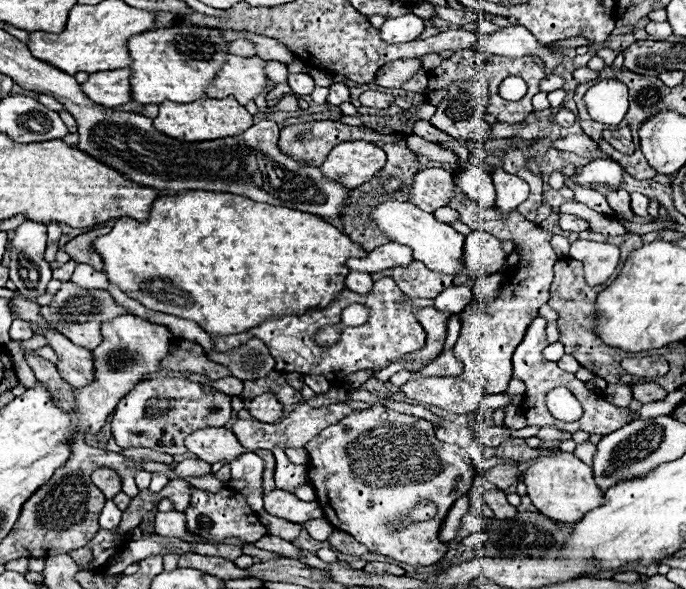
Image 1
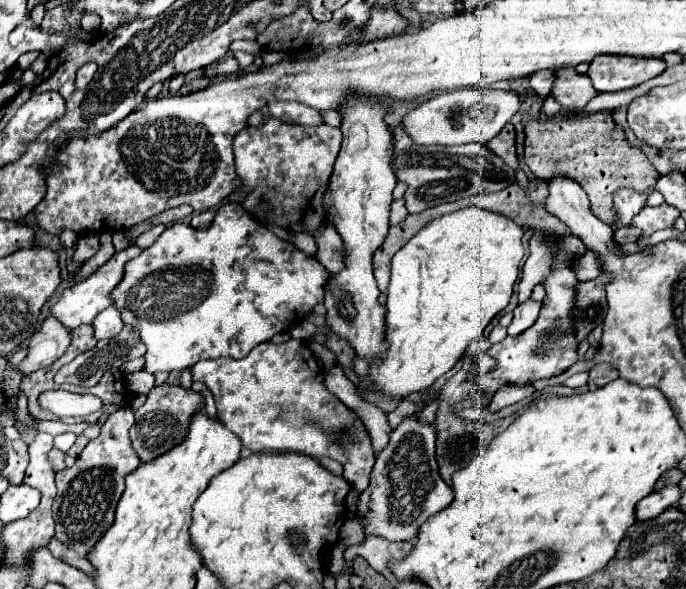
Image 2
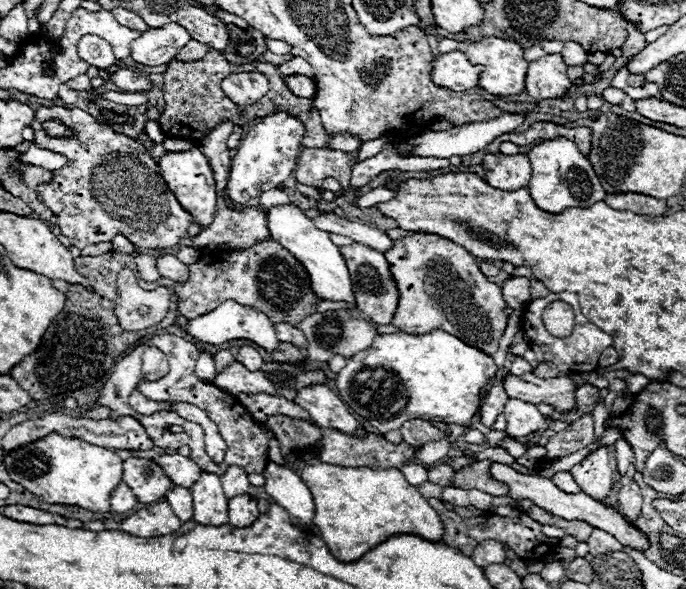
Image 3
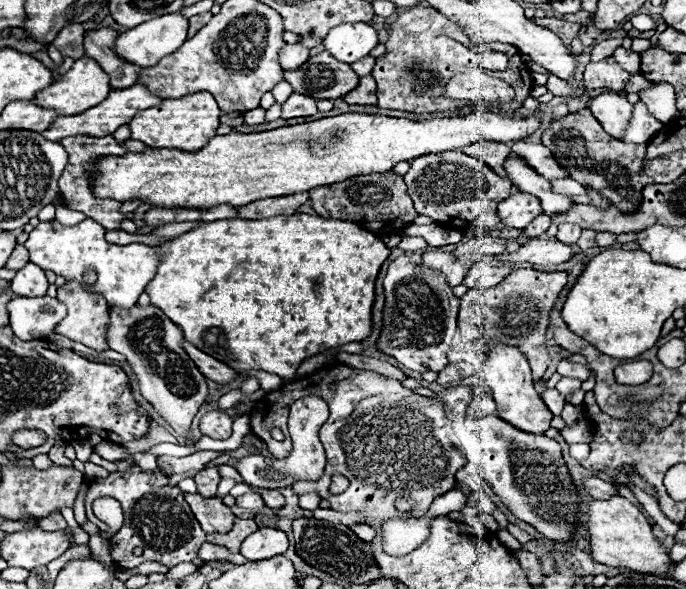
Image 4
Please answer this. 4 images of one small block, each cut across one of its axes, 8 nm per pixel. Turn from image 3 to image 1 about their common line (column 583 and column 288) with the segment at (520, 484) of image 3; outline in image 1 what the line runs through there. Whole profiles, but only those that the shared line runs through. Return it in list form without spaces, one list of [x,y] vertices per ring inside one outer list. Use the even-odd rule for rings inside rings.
[[[278,488],[264,494],[264,510],[272,516],[278,516],[278,518],[284,518],[284,520],[296,522],[296,524],[304,524],[306,520],[324,516],[324,512],[316,500],[304,502],[304,500],[296,498],[294,494],[290,494],[286,490],[278,490]]]

